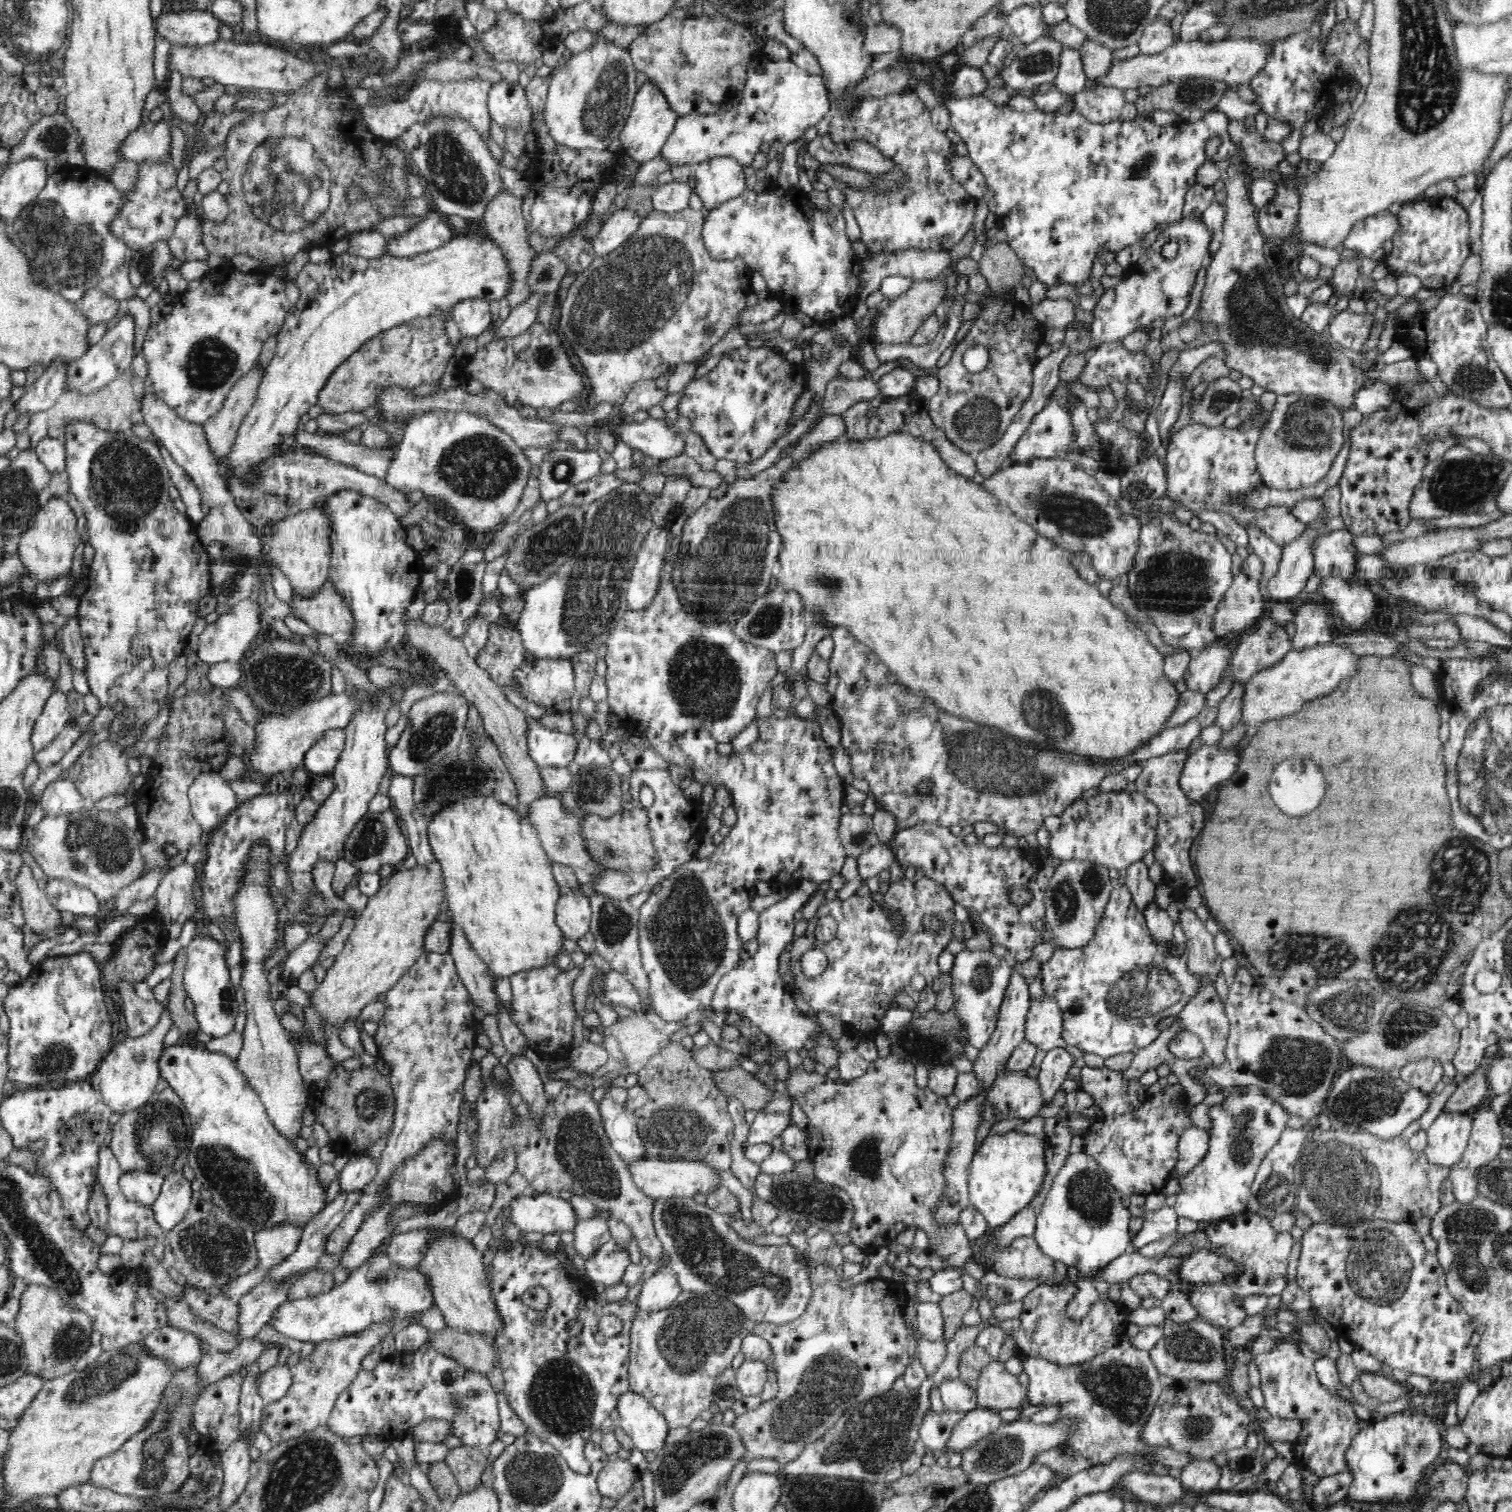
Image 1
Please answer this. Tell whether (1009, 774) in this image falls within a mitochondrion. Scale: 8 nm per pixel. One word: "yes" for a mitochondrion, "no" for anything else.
yes

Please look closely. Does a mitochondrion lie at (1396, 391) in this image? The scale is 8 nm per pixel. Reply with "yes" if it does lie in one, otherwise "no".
no

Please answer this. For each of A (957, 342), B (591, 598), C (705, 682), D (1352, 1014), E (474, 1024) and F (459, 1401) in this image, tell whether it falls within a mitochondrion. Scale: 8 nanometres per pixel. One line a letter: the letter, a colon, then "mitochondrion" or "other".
A: other
B: mitochondrion
C: mitochondrion
D: mitochondrion
E: other
F: mitochondrion

